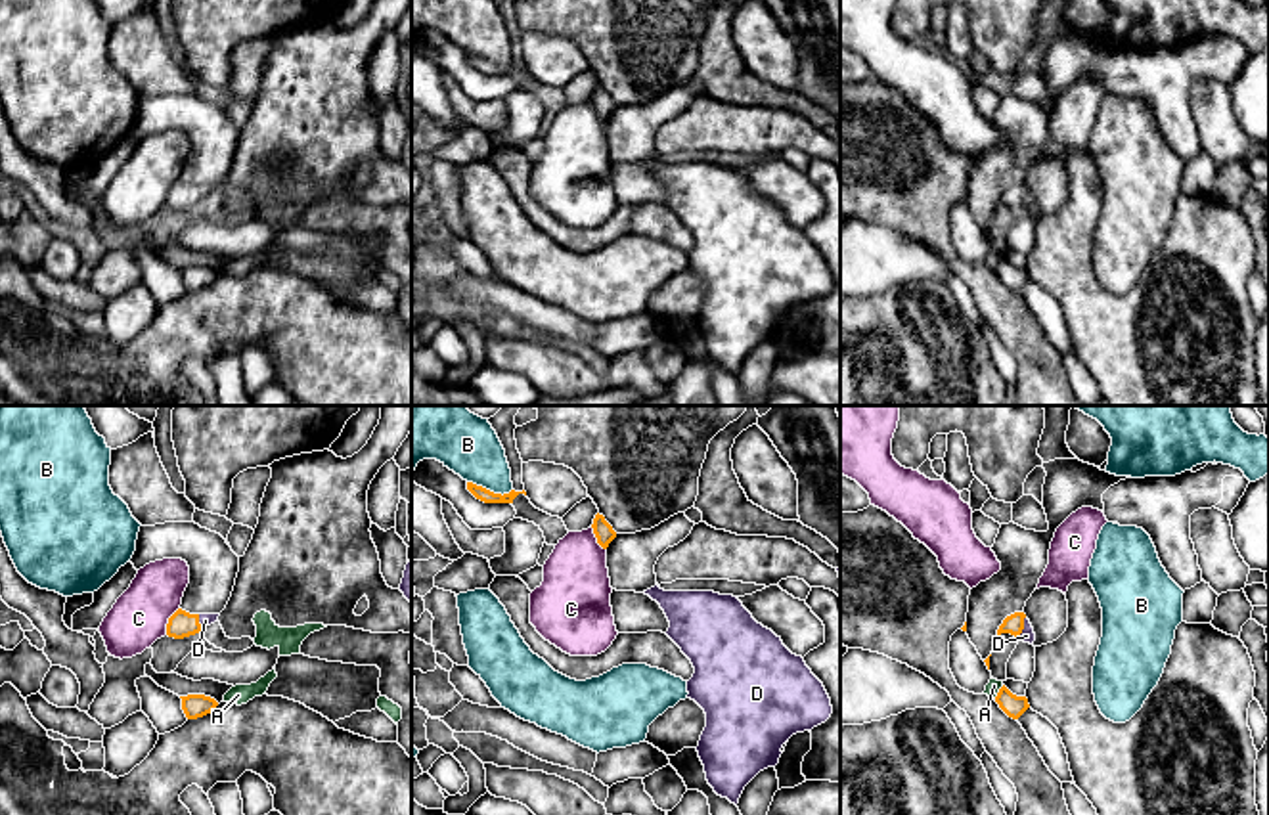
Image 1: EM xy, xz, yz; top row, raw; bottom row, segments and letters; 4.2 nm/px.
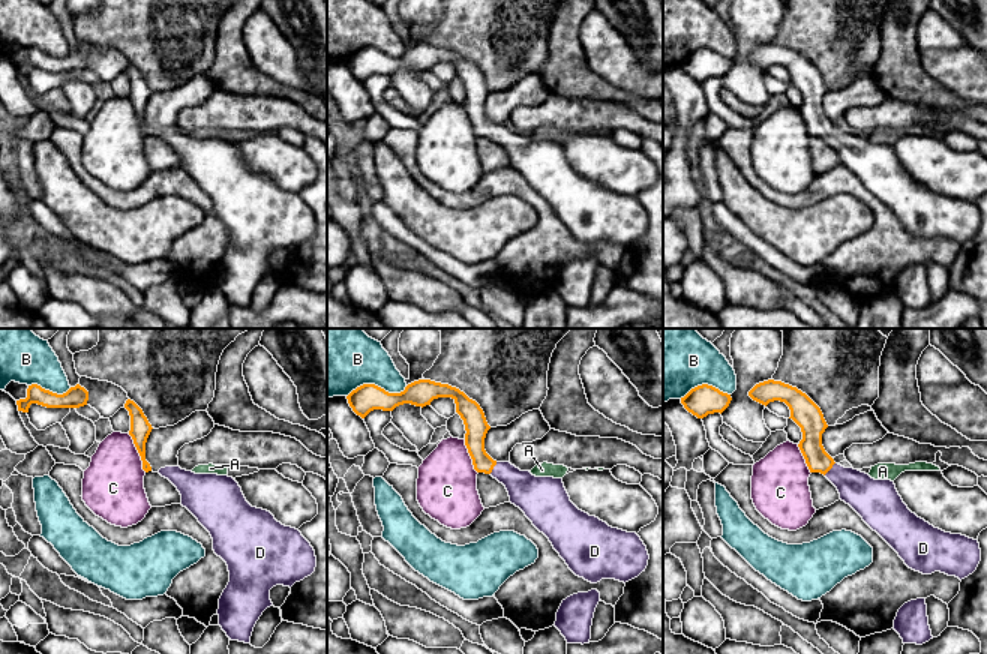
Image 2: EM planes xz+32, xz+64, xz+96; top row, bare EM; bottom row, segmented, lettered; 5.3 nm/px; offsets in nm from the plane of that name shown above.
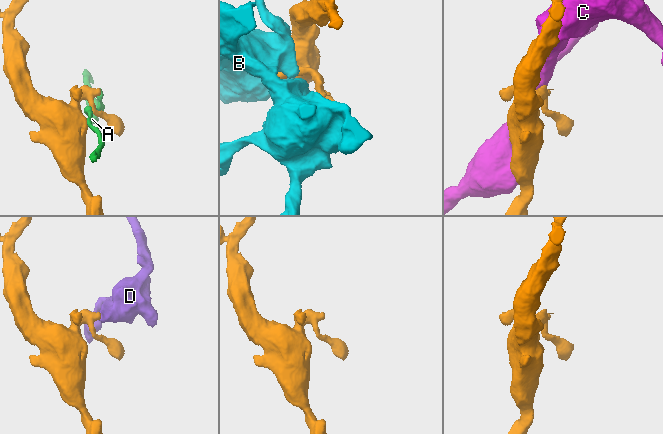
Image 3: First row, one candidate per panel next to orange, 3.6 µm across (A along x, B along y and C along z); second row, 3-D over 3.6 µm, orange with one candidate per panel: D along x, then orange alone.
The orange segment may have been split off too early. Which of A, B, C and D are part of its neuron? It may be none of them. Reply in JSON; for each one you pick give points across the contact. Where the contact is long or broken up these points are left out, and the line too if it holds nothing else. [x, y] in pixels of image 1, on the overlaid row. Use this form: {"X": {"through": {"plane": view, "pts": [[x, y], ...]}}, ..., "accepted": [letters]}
{"D": {"through": {"plane": "yz", "pts": [[1013, 624], [1023, 626], [1026, 636]]}}, "accepted": ["D"]}

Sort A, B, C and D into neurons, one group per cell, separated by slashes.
A / B / C / D

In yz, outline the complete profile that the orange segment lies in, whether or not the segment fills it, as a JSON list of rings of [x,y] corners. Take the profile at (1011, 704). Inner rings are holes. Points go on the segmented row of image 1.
[[[1005,685],[999,689],[995,702],[1013,719],[1018,719],[1030,708],[1026,696],[1013,694]]]

